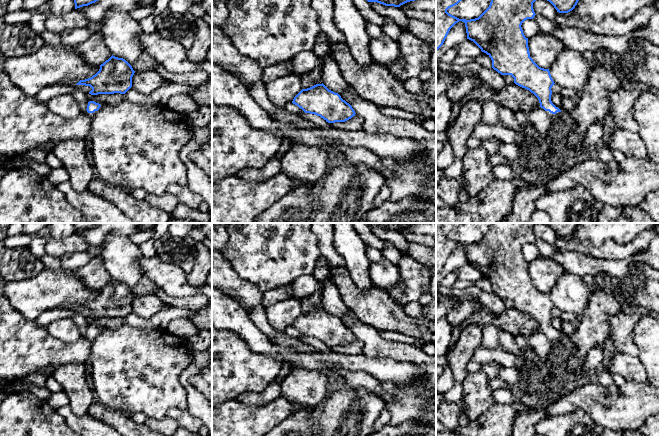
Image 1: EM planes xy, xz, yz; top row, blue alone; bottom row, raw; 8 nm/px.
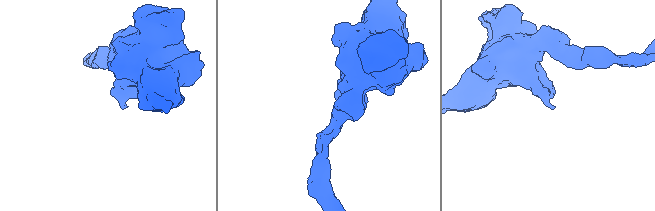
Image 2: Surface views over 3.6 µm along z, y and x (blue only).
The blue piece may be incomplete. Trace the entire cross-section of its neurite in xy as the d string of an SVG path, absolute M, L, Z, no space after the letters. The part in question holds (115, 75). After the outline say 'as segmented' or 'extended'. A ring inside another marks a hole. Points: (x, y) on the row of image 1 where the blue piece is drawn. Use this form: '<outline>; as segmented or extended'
M111 56L100 65L99 71L91 78L80 80L76 85L90 86L91 95L125 94L132 87L135 71L123 58Z; as segmented

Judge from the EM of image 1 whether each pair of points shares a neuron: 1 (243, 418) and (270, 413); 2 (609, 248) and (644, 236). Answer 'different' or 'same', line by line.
1: same
2: same

